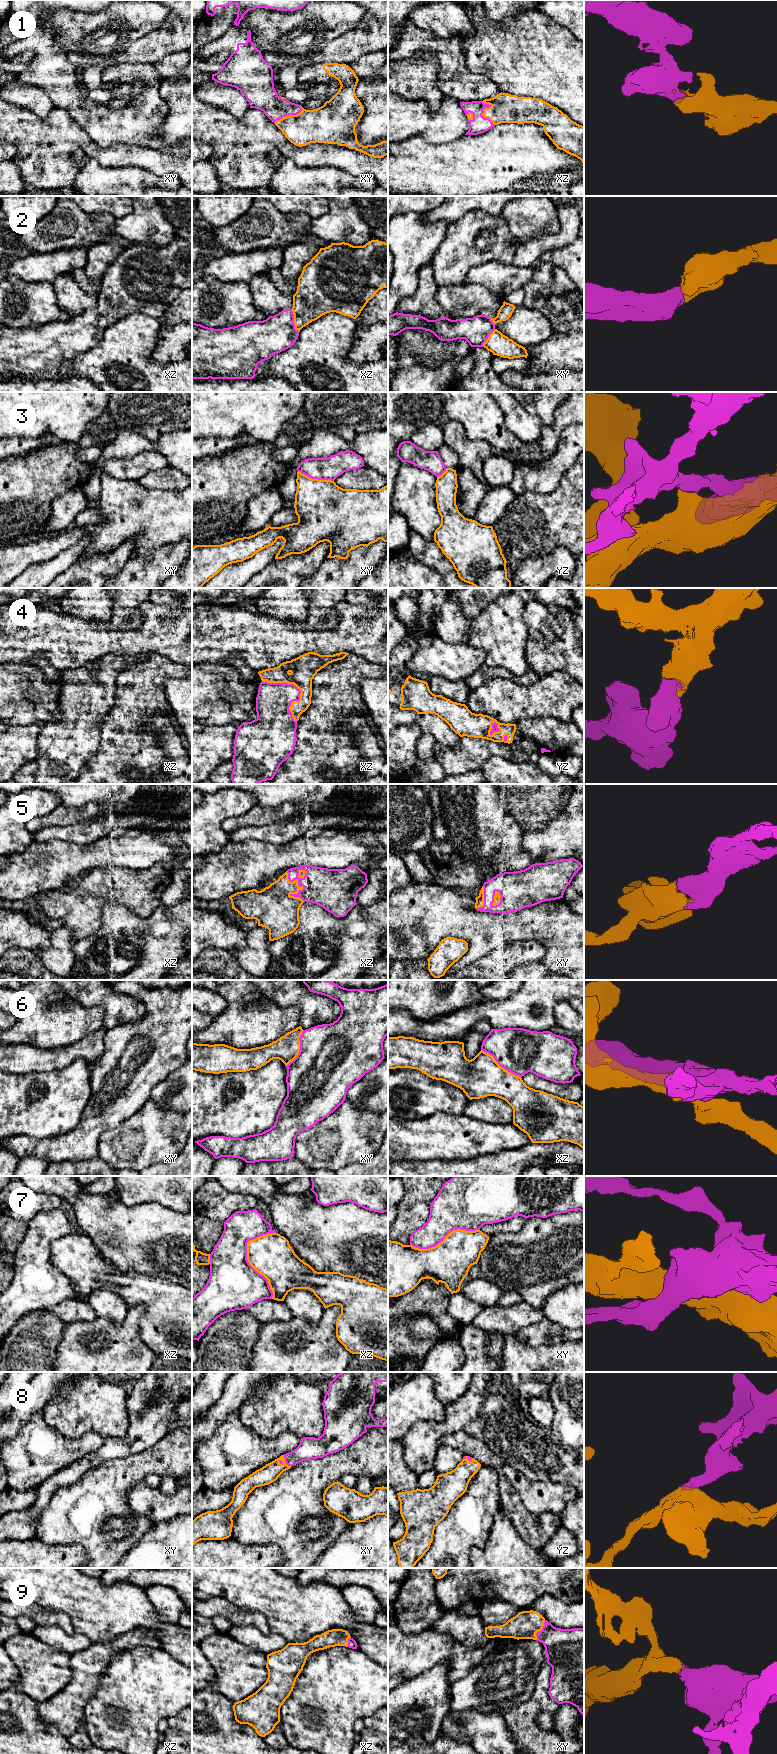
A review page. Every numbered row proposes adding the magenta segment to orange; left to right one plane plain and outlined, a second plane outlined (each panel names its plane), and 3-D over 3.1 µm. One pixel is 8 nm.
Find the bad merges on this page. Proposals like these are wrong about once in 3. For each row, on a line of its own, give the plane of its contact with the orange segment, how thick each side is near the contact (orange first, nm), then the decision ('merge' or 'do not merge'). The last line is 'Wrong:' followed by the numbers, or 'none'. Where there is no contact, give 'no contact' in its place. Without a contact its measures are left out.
1: xz | 240/140 nm | merge
2: xz | 300/300 nm | merge
3: xy | 440/180 nm | do not merge
4: xz | 200/280 nm | merge
5: xz | 280/320 nm | merge
6: xz | 320/360 nm | do not merge
7: xz | 340/420 nm | do not merge
8: xy | 150/180 nm | merge
9: xy | 220/320 nm | merge
Wrong: 3, 6, 7

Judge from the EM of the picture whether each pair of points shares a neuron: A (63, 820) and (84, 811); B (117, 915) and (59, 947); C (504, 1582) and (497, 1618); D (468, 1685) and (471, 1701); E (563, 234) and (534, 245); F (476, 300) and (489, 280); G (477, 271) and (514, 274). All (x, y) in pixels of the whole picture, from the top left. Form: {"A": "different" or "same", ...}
{"A": "same", "B": "different", "C": "different", "D": "same", "E": "same", "F": "different", "G": "same"}

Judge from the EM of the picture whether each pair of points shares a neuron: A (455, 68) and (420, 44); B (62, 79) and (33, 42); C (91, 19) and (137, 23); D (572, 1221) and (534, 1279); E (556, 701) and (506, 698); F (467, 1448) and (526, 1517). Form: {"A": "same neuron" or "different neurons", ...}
{"A": "same neuron", "B": "same neuron", "C": "same neuron", "D": "same neuron", "E": "same neuron", "F": "different neurons"}

